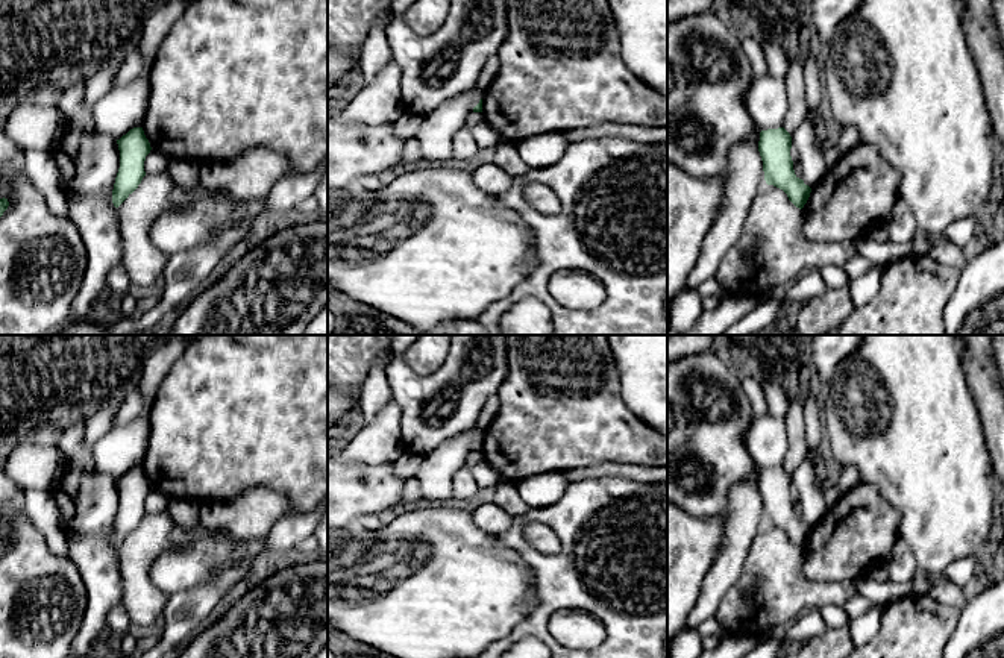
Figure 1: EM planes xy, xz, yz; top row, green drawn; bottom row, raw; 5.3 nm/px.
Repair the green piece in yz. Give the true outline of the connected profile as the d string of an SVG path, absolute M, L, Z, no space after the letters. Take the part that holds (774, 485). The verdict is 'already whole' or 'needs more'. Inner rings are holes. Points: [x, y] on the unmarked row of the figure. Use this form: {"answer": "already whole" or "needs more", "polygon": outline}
{"answer": "already whole", "polygon": "M784 467L760 472L758 491L766 523L783 529L789 540L802 549L811 528L795 514L790 488L792 476Z"}

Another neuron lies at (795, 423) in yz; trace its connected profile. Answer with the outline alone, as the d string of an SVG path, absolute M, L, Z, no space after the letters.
M787 397L787 400L789 408L784 421L787 428L789 452L783 467L789 473L793 473L805 459L808 449L802 405L793 397Z

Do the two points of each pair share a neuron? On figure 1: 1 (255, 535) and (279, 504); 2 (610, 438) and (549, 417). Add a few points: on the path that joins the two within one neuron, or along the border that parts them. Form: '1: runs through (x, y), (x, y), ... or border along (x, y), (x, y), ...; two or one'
1: runs through (255, 528), (272, 511); one
2: runs through (595, 425), (577, 417), (564, 417); one

